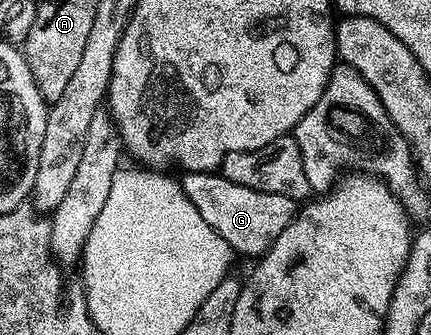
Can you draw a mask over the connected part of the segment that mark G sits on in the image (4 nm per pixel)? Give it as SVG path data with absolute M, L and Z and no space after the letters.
M217 171L188 172L181 178L182 193L194 203L196 210L200 210L200 218L204 218L237 255L239 252L242 256L257 258L265 254L280 230L284 230L296 215L295 197L257 192L224 178Z

